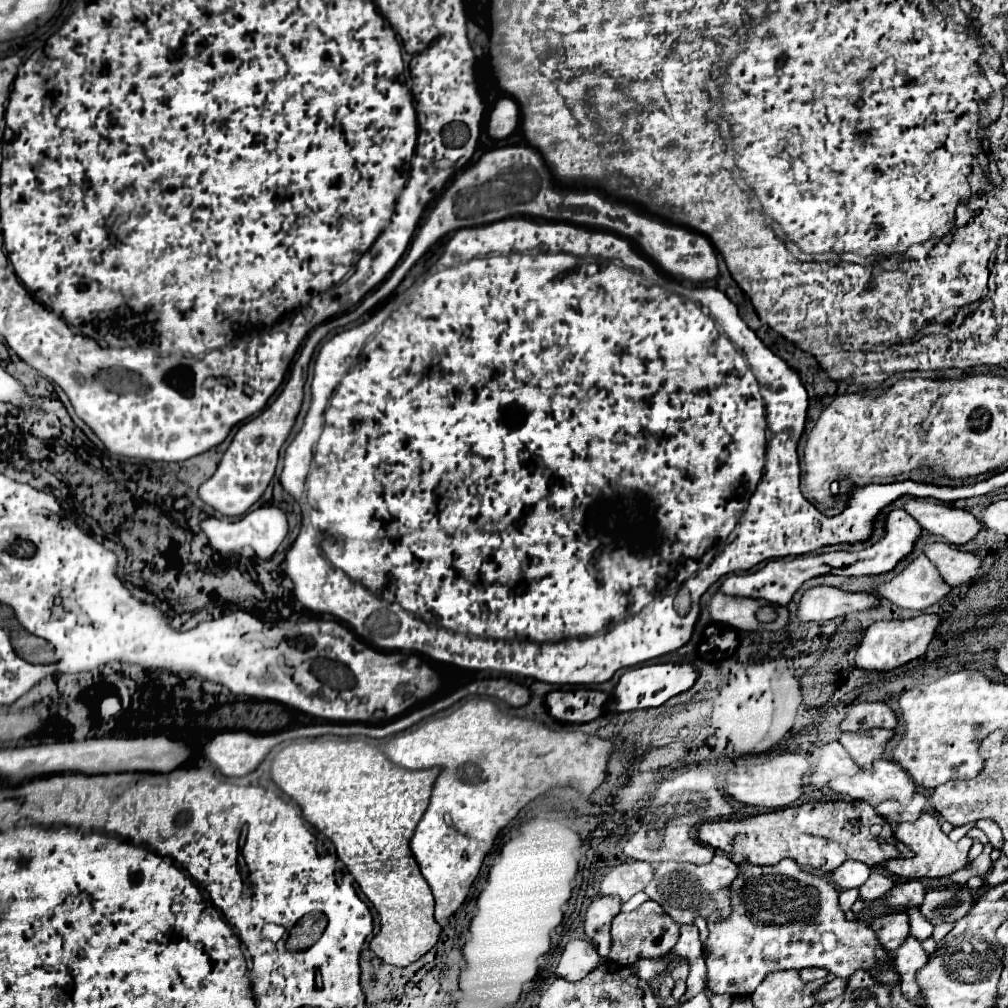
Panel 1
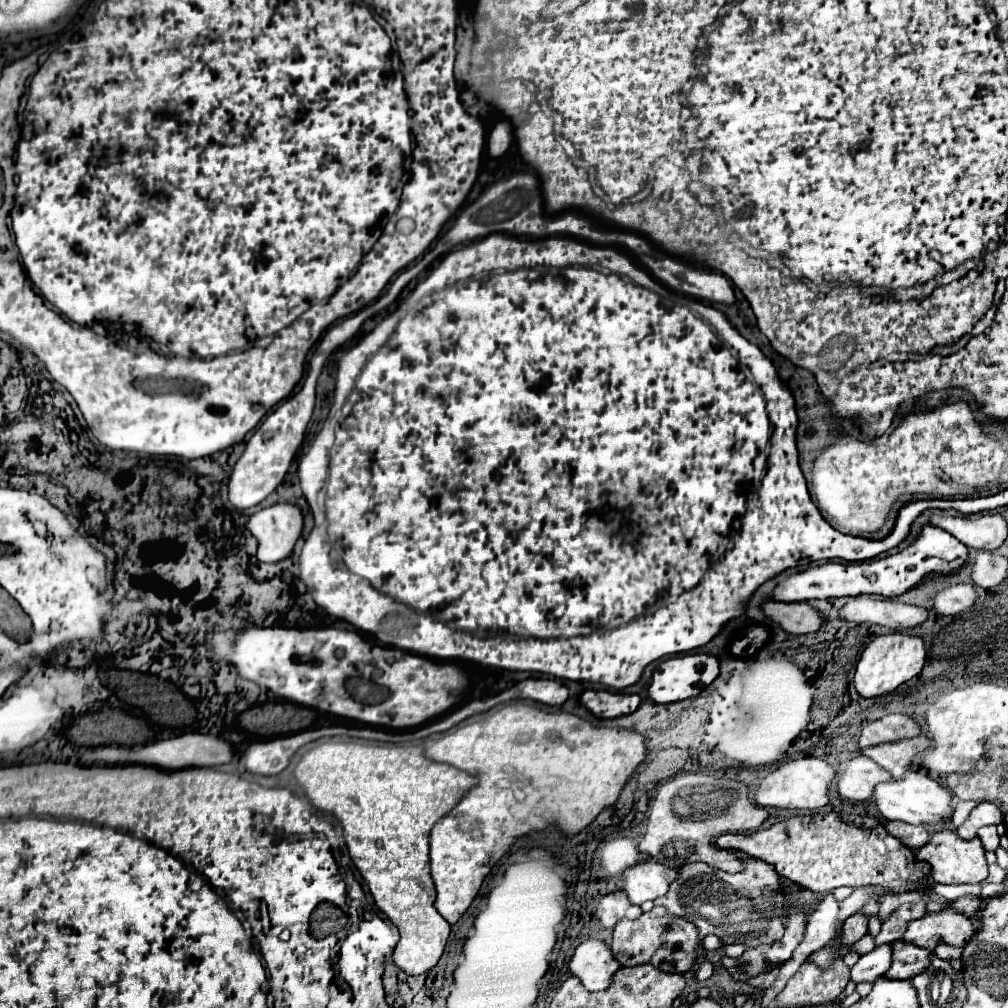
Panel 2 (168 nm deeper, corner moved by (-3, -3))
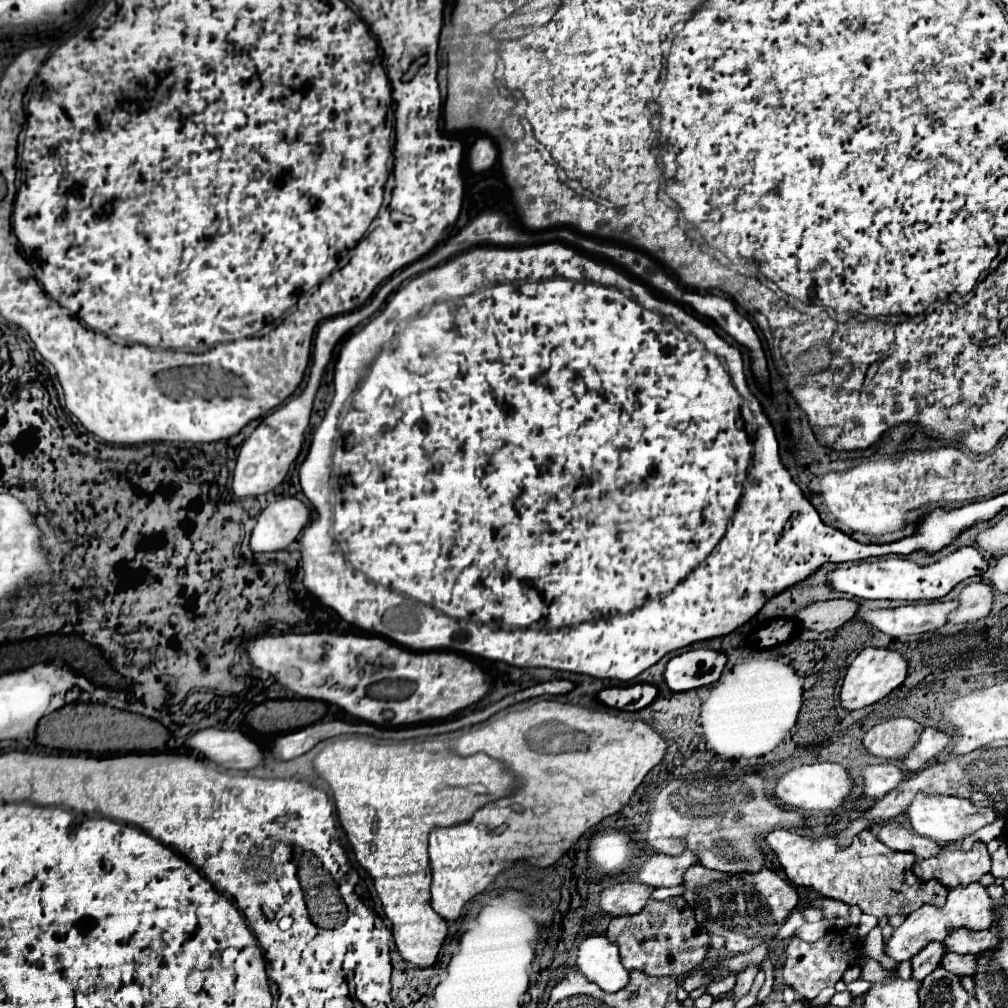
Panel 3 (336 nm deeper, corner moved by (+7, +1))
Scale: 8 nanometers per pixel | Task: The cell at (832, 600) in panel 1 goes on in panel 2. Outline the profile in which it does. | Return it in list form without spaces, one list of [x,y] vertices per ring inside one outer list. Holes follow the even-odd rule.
[[[860,595],[842,605],[838,609],[838,617],[854,623],[878,623],[902,631],[924,623],[928,619],[928,611],[924,607],[914,607],[892,599],[876,599],[870,595]]]

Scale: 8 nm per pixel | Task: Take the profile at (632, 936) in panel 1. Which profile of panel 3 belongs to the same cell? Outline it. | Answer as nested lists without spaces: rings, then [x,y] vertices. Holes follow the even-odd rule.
[[[672,897],[664,901],[650,899],[640,913],[614,917],[608,925],[606,937],[620,947],[622,965],[628,971],[638,969],[656,977],[680,977],[694,971],[706,959],[710,949],[708,929],[698,925],[694,911],[686,905],[684,897]]]

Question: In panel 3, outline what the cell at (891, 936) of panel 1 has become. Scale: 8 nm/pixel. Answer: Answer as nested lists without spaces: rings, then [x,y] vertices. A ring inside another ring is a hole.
[[[958,929],[948,939],[944,939],[944,945],[948,951],[958,953],[958,955],[966,955],[966,953],[978,955],[978,953],[986,953],[986,949],[998,945],[998,935],[992,931],[972,933],[966,929]]]

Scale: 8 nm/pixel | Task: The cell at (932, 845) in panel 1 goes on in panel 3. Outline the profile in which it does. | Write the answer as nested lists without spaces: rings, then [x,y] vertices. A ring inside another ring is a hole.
[[[974,843],[972,851],[962,851],[960,845],[946,845],[936,857],[920,859],[912,871],[920,879],[936,879],[948,889],[954,889],[990,873],[990,853],[986,843]]]

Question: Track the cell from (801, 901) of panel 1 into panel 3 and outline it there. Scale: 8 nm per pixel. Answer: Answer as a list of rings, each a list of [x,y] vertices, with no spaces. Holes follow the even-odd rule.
[[[932,941],[930,945],[926,945],[926,949],[922,949],[916,957],[912,957],[912,977],[922,981],[922,977],[930,975],[936,967],[940,967],[942,963],[942,953],[946,951],[946,947],[938,941]]]

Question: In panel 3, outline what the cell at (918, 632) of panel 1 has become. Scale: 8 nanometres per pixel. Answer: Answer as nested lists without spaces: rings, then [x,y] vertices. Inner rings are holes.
[[[874,647],[864,649],[850,663],[850,667],[846,671],[846,677],[844,677],[844,683],[840,689],[840,705],[846,711],[856,711],[856,709],[868,707],[872,703],[878,703],[880,699],[884,699],[888,693],[892,693],[896,687],[900,687],[904,683],[906,669],[908,669],[906,659],[894,649],[874,649]]]

